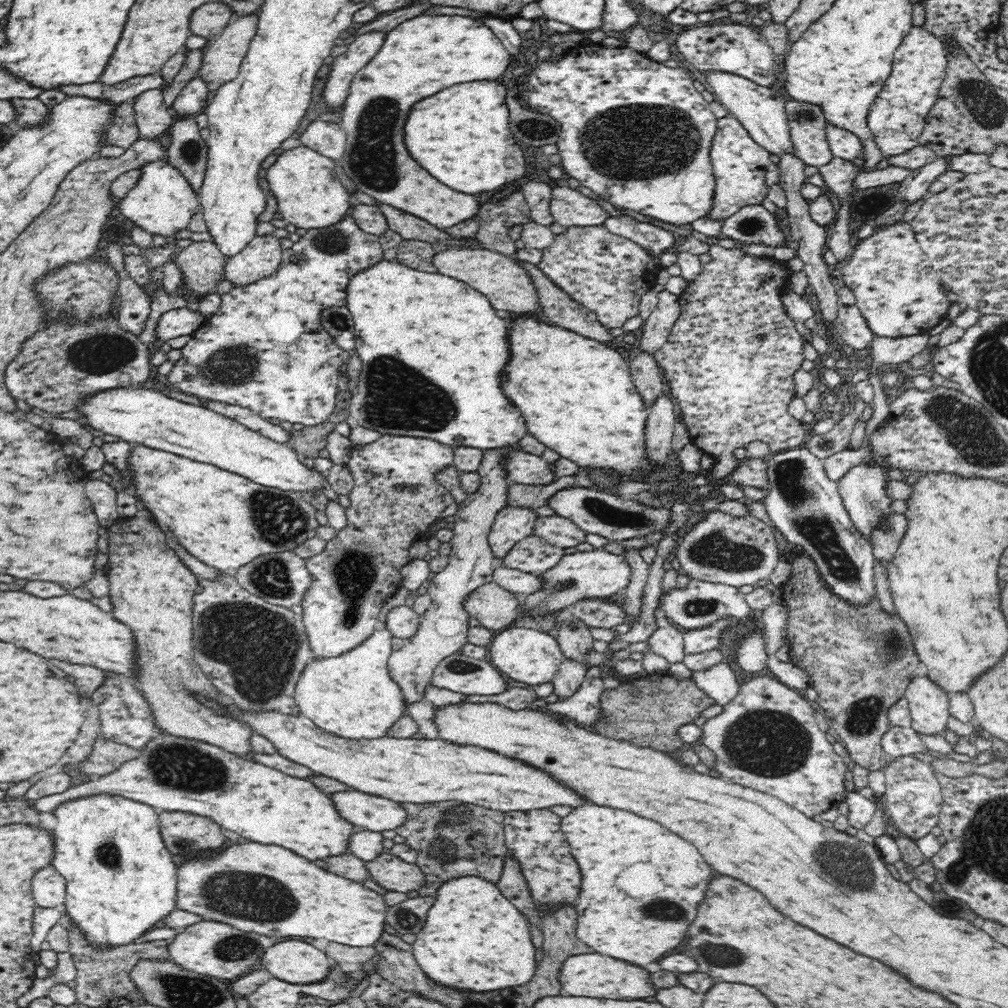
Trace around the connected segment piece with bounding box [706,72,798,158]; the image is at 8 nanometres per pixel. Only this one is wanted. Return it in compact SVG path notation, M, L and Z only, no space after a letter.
M710 72L706 79L712 88L714 100L726 107L729 116L742 124L756 144L764 148L770 155L777 155L780 158L782 156L798 158L791 141L789 120L785 113L787 101L782 98L780 92L764 88L742 76L734 76L726 72Z

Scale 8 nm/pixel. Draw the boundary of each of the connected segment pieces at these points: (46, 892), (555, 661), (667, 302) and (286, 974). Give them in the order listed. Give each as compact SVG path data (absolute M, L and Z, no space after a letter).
M53 867L41 868L32 880L32 892L36 906L54 908L62 905L66 896L67 882L65 878Z
M523 627L504 629L500 631L490 643L488 659L494 668L497 668L508 680L526 682L529 686L551 682L563 663L562 651L558 641L535 628Z
M663 291L658 293L658 304L648 318L645 318L640 338L640 350L653 353L658 350L670 336L674 323L681 313L679 296Z
M282 939L266 949L260 960L263 968L277 980L287 984L322 984L334 961L312 944L295 939Z

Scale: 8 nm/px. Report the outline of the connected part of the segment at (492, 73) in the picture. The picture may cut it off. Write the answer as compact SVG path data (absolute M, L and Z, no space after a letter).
M420 16L396 26L384 40L378 56L366 64L352 80L350 91L342 106L342 120L339 126L347 134L347 144L341 157L342 168L346 176L356 185L356 190L368 194L378 203L403 210L432 226L446 230L455 224L464 223L476 218L482 202L476 195L455 191L453 188L434 180L424 168L414 162L402 142L402 128L410 108L442 88L450 88L454 84L472 82L472 80L496 80L506 72L510 64L510 56L494 32L474 18L464 16Z

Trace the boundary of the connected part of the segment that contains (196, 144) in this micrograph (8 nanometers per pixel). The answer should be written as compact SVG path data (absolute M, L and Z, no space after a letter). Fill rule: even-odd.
M184 116L171 125L167 159L192 185L195 191L202 186L206 170L207 142L200 137L200 128L193 117Z

